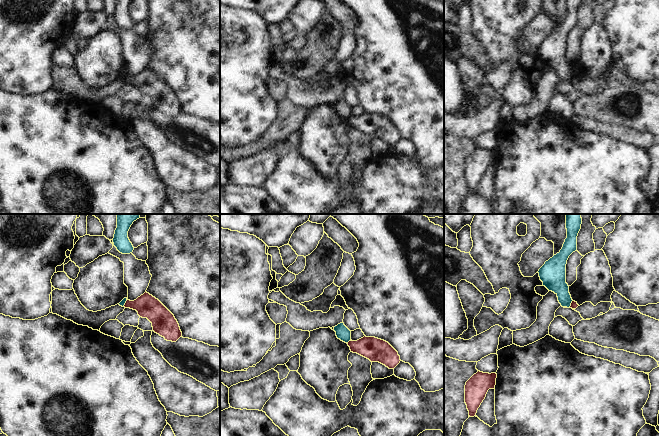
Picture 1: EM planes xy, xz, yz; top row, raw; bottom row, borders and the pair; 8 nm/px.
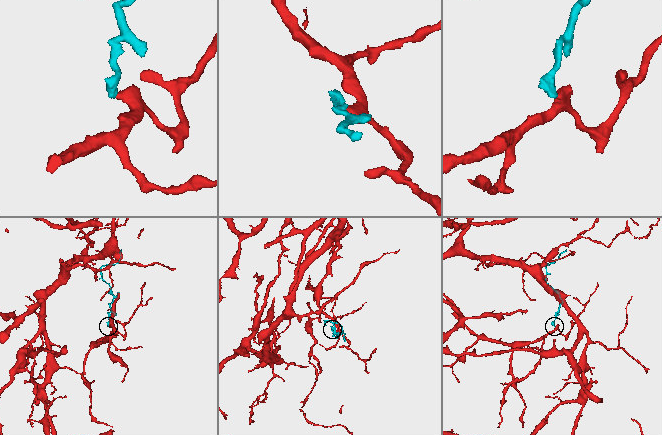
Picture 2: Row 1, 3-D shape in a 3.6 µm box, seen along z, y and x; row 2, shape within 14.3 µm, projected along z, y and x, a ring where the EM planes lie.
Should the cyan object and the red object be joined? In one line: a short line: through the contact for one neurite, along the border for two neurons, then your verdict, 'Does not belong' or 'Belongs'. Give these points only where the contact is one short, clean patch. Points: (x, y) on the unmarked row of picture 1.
Line: xz (351, 116), (347, 119). Does not belong

